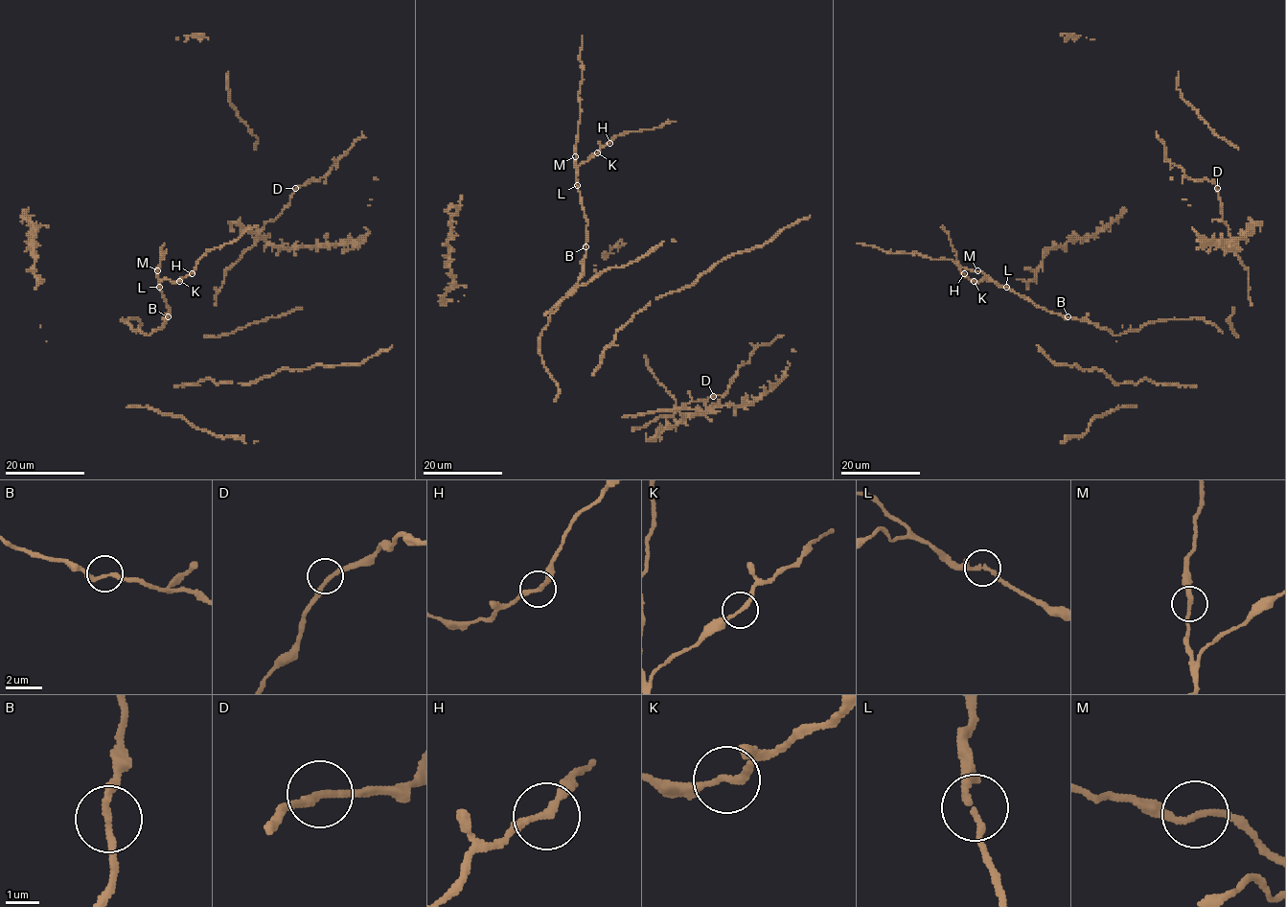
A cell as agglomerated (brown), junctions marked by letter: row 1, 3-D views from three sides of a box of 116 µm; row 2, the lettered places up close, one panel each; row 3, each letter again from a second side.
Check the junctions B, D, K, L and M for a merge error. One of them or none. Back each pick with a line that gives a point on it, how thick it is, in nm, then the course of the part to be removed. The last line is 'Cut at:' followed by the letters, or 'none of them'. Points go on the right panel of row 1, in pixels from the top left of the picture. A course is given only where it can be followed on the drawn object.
Cut at: none of them

